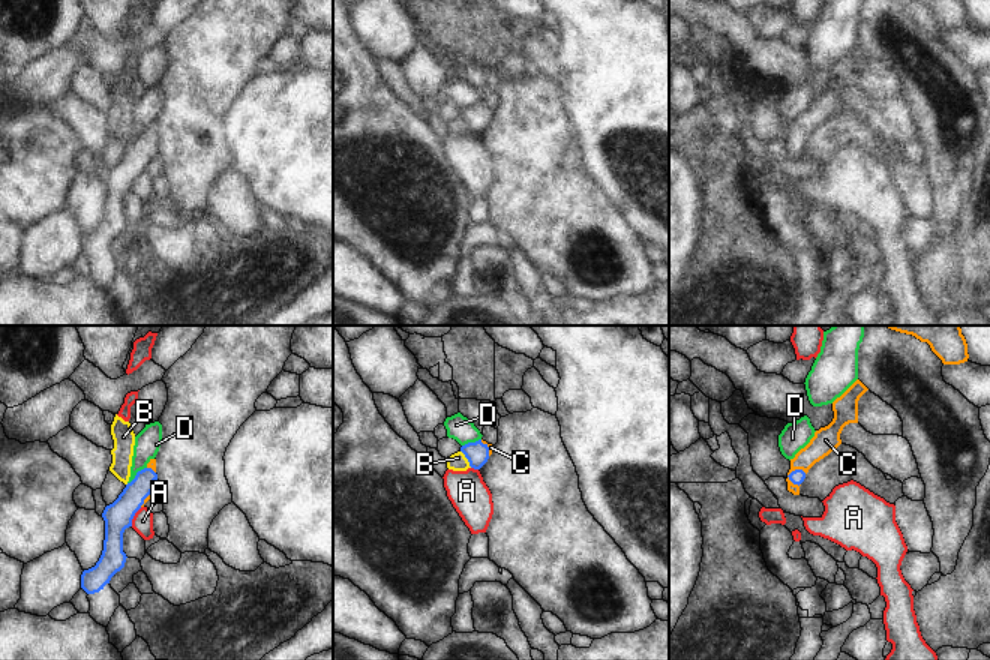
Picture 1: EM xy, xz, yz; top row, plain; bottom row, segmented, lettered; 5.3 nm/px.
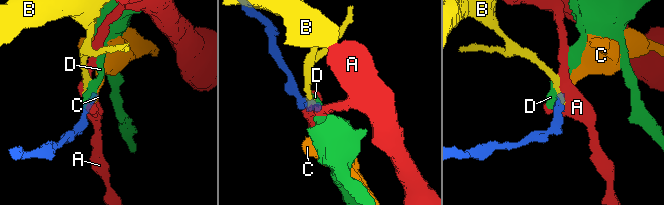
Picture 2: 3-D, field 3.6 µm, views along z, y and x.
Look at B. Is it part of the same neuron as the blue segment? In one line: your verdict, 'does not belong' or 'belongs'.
does not belong

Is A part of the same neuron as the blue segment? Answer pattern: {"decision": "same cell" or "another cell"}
{"decision": "another cell"}

